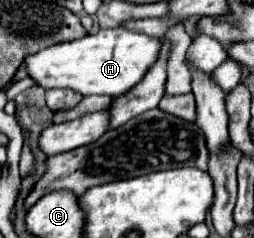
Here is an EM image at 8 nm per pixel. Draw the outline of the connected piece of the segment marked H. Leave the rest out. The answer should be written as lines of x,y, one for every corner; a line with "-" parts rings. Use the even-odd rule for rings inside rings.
123,27
101,29
95,35
85,35
77,41
51,45
35,55
29,55
25,63
29,77
35,79
43,89
69,87
81,95
119,97
133,89
133,85
137,85
155,65
161,45
161,39
153,39
145,33
129,31

